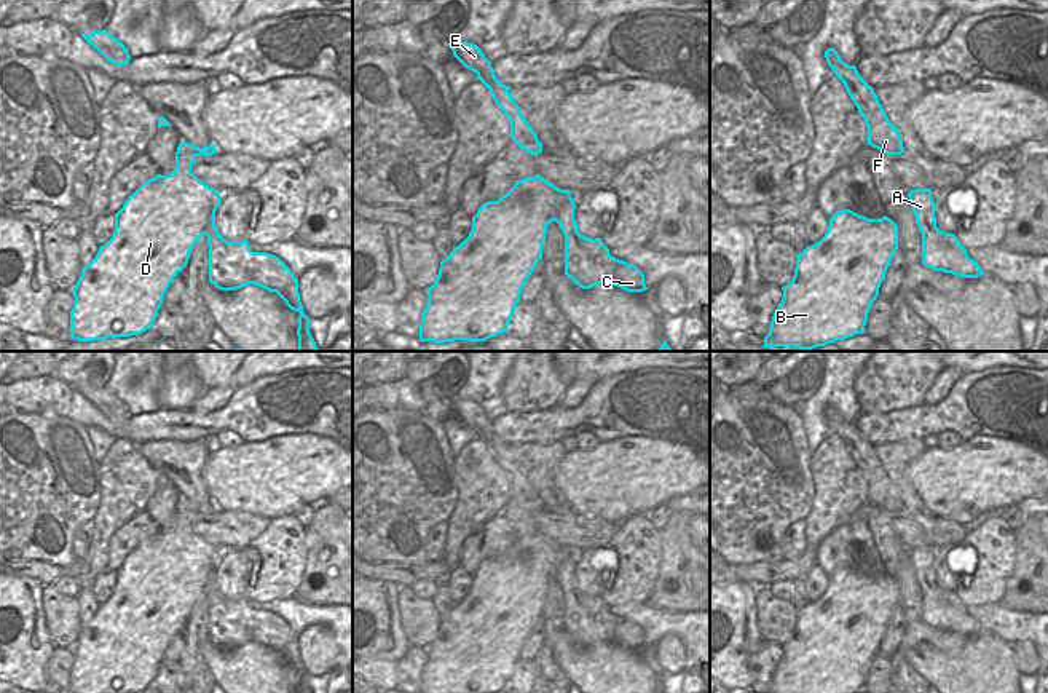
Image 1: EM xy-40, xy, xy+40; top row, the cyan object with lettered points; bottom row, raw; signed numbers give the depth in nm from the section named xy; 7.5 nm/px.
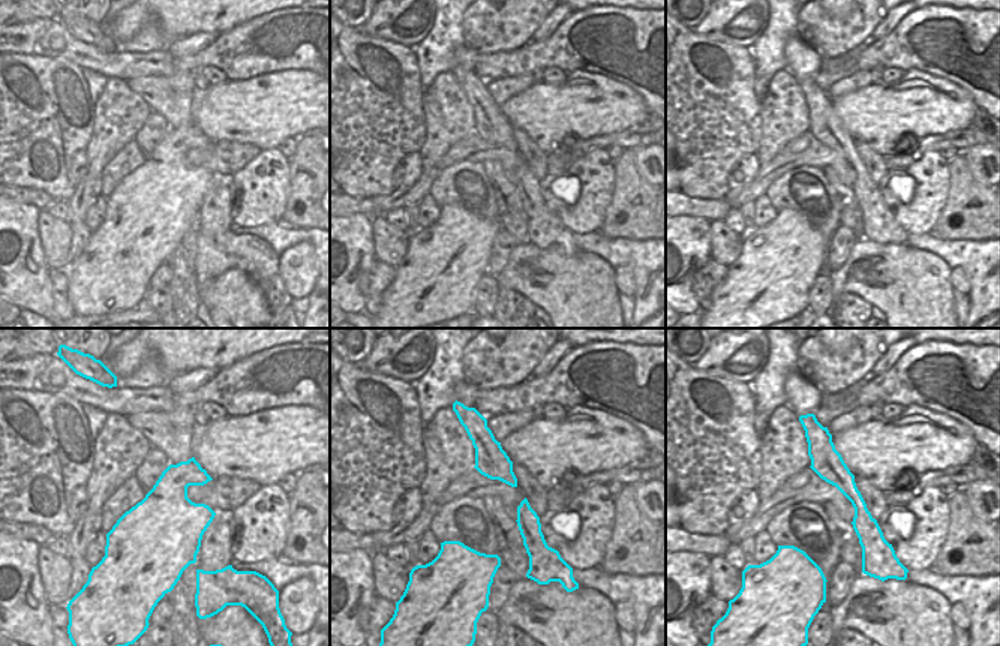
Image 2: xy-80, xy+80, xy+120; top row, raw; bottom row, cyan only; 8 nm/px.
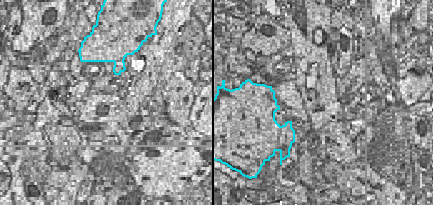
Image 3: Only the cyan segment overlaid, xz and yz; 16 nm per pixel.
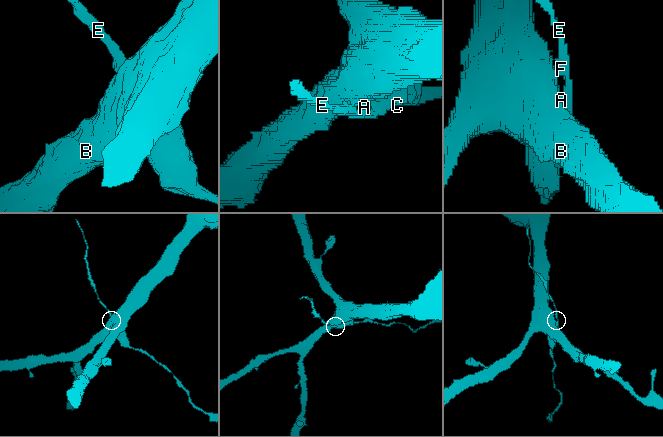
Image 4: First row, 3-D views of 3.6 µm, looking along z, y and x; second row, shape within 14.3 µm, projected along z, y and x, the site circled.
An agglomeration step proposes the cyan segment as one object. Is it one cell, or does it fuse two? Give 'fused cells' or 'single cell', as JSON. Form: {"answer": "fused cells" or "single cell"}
{"answer": "fused cells"}

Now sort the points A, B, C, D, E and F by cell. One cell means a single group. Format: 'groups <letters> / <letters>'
groups A C E F / B D

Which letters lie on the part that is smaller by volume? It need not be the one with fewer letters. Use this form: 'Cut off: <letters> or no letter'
Cut off: A, C, E, F

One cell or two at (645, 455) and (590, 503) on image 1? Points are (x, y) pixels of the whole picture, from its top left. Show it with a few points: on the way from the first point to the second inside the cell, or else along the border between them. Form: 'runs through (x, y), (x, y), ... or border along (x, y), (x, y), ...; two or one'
runs through (632, 468), (603, 491); one

